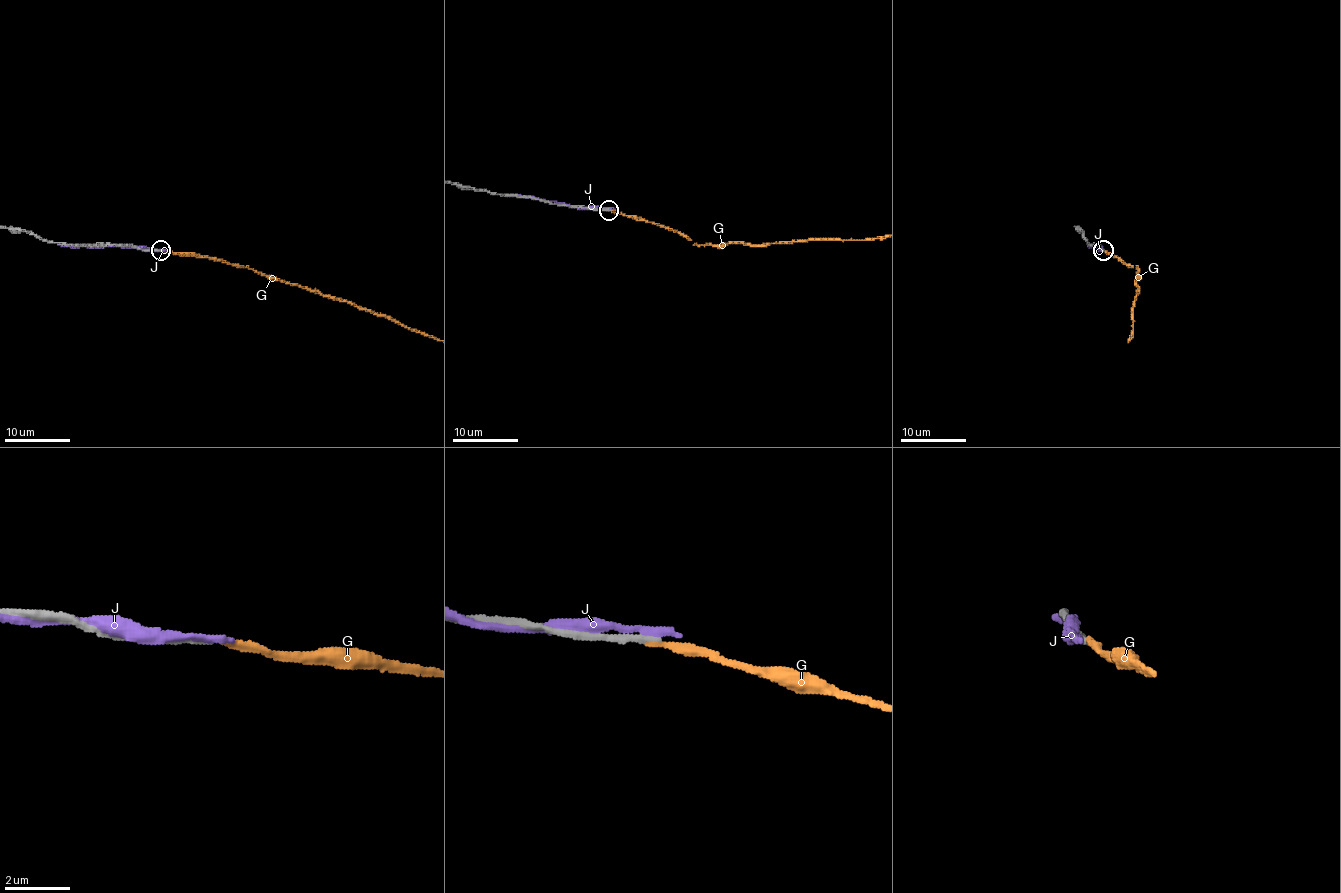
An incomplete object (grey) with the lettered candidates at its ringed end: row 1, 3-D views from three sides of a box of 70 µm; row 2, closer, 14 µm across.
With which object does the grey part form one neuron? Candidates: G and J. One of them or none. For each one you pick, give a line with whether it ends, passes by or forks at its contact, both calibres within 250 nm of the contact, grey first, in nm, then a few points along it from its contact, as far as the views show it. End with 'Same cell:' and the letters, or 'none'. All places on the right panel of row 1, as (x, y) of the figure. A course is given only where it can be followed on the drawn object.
G: it ends there; 200 nm thick on the grey side, 170 nm on the other
Same cell: G

